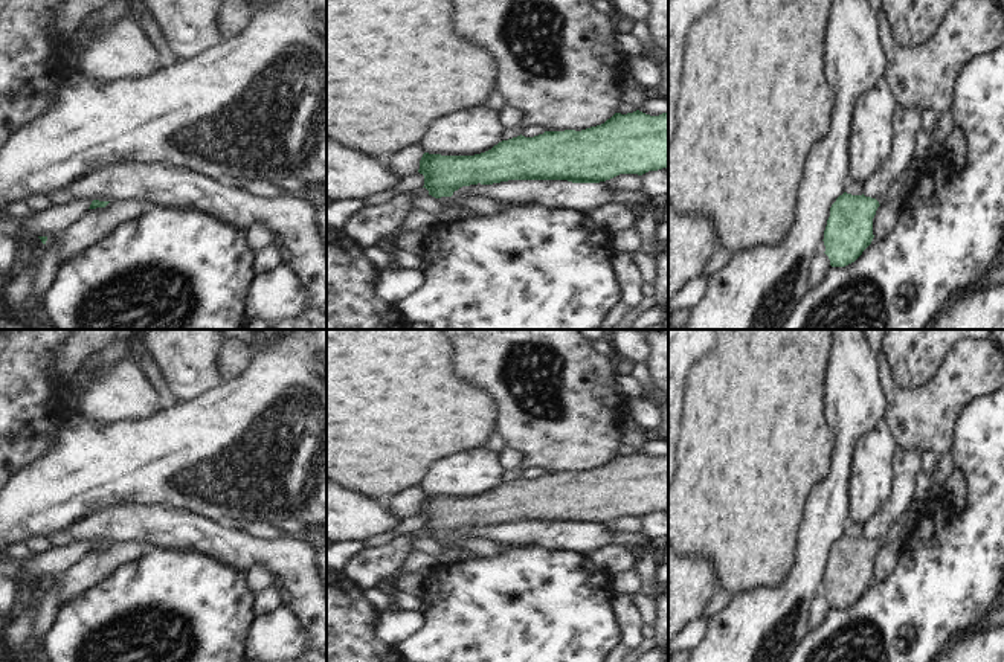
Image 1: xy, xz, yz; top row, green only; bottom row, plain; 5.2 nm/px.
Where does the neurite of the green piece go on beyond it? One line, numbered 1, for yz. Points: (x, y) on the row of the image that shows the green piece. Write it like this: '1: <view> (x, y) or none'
1: yz (882, 199)

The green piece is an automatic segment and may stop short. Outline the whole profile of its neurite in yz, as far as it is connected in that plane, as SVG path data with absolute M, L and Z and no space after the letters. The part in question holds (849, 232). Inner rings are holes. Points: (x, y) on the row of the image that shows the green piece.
M844 192L830 207L824 230L825 255L832 267L845 267L854 262L871 244L873 218L880 204L888 201L888 194L877 198Z

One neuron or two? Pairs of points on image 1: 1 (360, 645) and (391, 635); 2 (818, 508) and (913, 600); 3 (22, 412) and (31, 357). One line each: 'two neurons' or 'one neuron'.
1: two neurons
2: two neurons
3: one neuron

